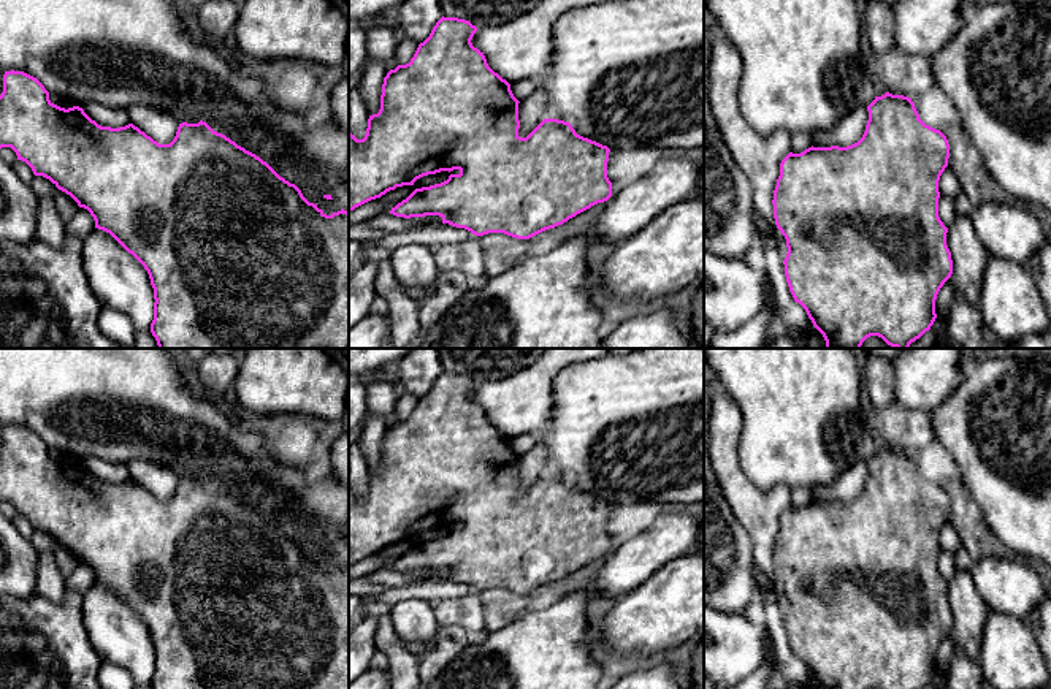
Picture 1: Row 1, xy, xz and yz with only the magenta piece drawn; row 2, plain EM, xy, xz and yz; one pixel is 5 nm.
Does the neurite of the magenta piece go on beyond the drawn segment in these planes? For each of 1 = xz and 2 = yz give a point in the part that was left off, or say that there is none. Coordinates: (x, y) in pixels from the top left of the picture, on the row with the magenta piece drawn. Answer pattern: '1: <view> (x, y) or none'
1: none
2: none

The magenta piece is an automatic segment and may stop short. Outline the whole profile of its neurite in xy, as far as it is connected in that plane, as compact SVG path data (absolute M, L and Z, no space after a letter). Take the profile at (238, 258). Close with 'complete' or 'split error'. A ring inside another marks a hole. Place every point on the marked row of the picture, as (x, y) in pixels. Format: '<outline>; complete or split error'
M5 71L0 95L0 149L11 147L17 160L25 162L35 176L49 179L70 195L79 207L90 212L95 228L109 233L147 271L154 288L154 320L151 333L159 348L349 348L349 212L341 209L327 215L309 203L301 190L281 177L266 162L238 146L206 122L182 122L170 144L159 144L133 124L111 128L92 120L82 108L60 108L49 100L49 92L24 71Z; complete

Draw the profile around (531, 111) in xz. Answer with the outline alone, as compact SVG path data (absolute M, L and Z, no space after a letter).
M537 87L534 93L520 100L518 103L518 136L526 138L544 119L547 114L547 100L545 92Z

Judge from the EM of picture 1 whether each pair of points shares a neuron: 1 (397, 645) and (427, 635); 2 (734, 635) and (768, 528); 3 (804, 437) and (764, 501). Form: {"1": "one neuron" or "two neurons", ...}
{"1": "two neurons", "2": "two neurons", "3": "two neurons"}

